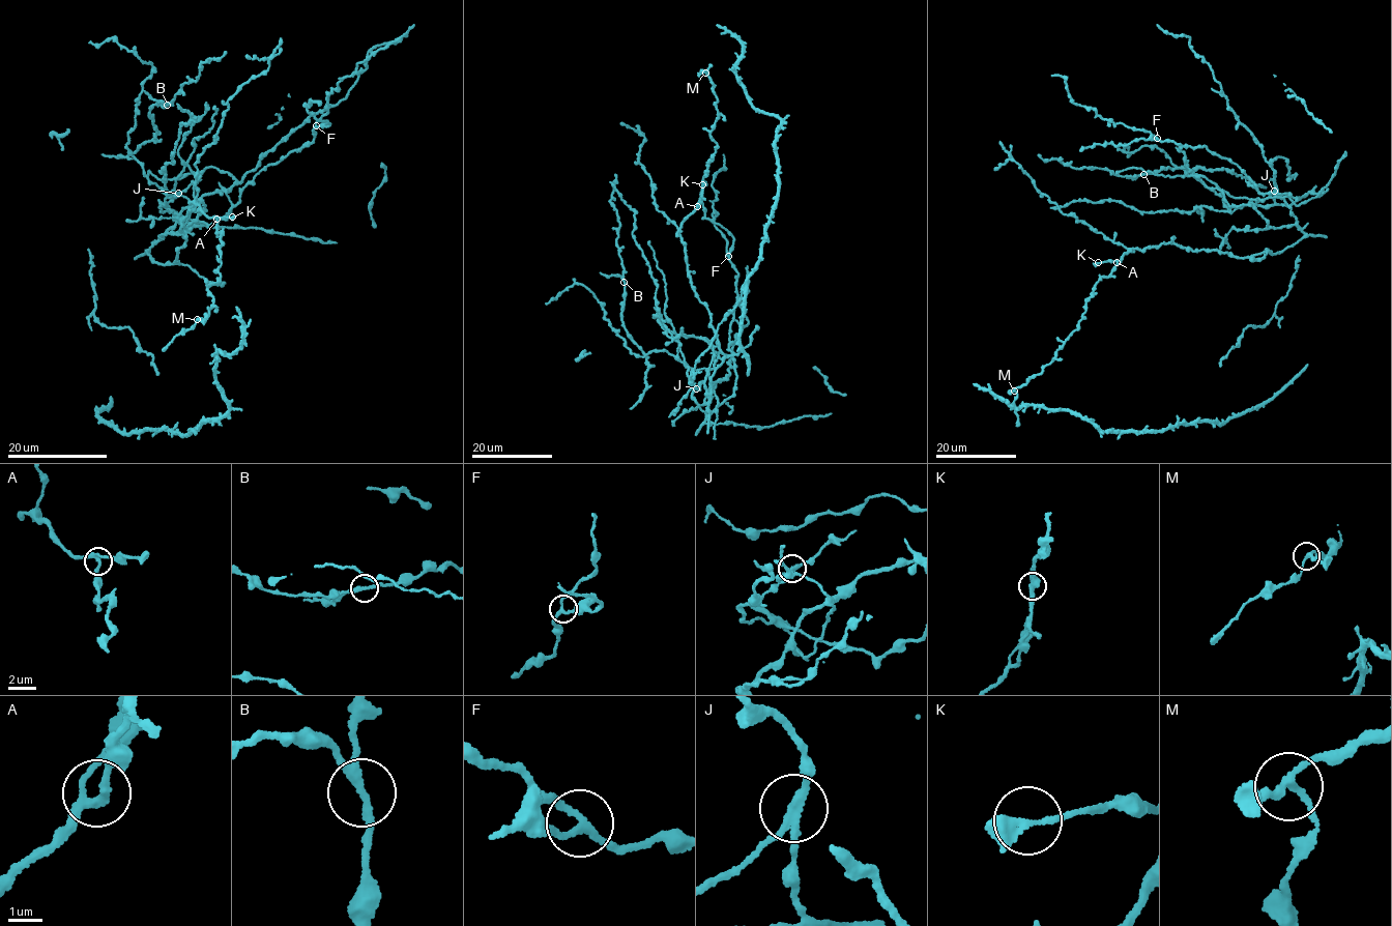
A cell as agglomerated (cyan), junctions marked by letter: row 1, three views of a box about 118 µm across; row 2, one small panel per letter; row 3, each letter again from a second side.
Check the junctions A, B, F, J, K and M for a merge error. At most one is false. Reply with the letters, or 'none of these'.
J

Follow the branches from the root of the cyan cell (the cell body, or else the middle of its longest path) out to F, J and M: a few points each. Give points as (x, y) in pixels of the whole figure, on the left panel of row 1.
F: (184, 219), (178, 264), (152, 263), (147, 252), (194, 206), (175, 195), (158, 207), (223, 219), (316, 125)
J: (184, 219), (178, 264), (152, 263), (147, 252), (194, 206), (172, 197), (179, 193)
M: (184, 219), (195, 201), (222, 233), (220, 281), (207, 287), (208, 314), (197, 319)

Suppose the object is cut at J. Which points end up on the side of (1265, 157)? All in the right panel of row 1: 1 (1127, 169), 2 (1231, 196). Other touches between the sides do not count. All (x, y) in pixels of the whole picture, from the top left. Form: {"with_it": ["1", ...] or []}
{"with_it": []}

